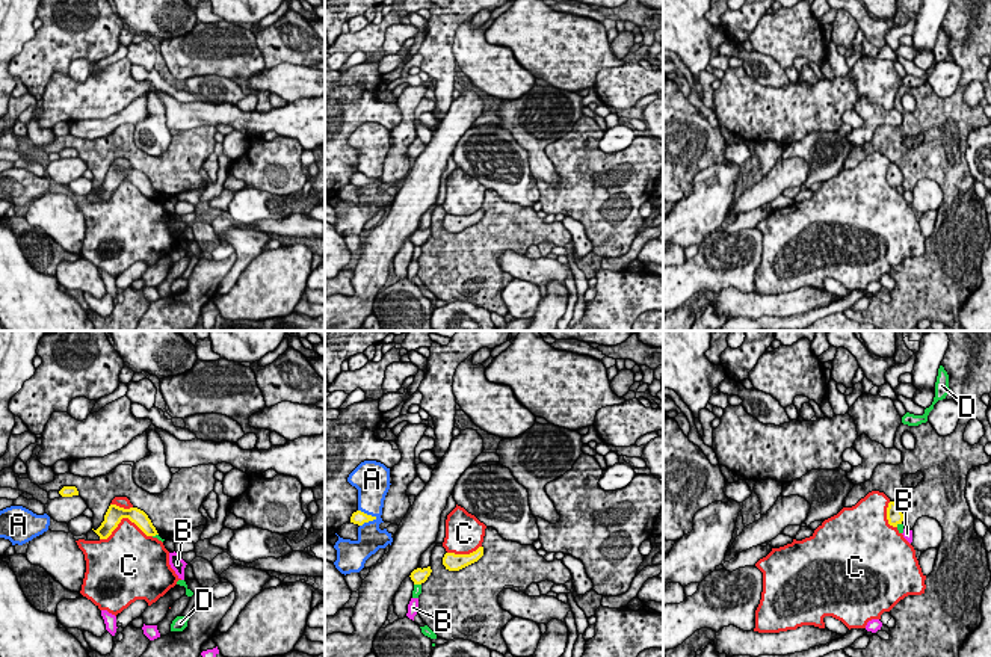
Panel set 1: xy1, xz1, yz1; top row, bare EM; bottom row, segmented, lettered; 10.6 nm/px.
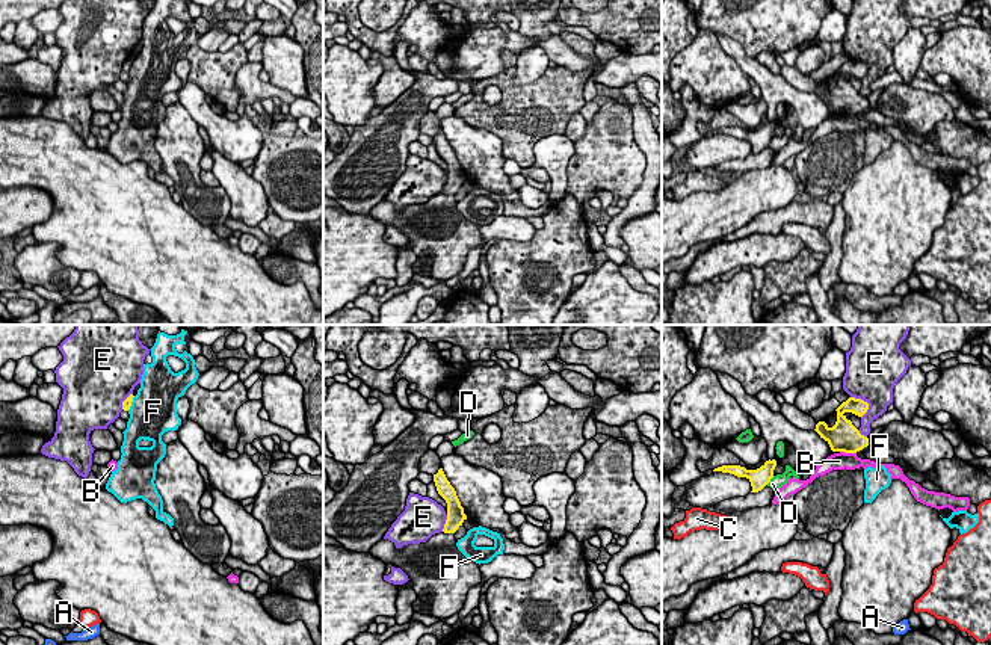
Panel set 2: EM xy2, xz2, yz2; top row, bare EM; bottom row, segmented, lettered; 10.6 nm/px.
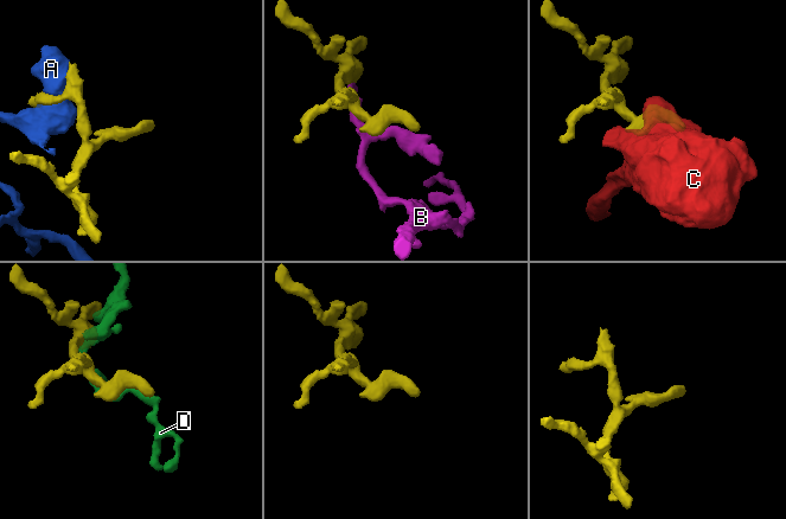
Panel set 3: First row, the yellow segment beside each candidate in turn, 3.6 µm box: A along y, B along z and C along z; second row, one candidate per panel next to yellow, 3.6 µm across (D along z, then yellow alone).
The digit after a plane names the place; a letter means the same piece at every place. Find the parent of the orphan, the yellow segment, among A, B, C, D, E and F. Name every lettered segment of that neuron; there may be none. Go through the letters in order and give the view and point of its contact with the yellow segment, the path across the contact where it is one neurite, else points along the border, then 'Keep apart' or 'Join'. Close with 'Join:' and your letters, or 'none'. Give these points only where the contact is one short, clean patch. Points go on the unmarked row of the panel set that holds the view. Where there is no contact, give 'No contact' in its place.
A: Touches yellow at xz1 (366, 175). Keep apart
B: Touches yellow at yz2 (848, 114). Keep apart
C: Touches yellow at xy1 (124, 178). Keep apart
D: Touches yellow at yz2 (769, 142). Keep apart
E: Touches yellow at yz2 (866, 64). Keep apart
F: Touches yellow at xy2 (130, 65). Boundary: xy2 (135, 58), (127, 71). Keep apart
Join: none

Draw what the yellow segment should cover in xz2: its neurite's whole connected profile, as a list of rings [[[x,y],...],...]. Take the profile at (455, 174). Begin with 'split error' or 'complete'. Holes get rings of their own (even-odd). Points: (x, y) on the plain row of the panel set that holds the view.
split error; [[[443,130],[434,136],[438,156],[447,165],[447,181],[440,195],[426,204],[408,205],[397,210],[394,204],[381,201],[369,214],[385,227],[399,228],[414,245],[417,258],[429,264],[429,276],[440,282],[426,289],[409,282],[405,293],[394,295],[379,310],[379,320],[372,325],[408,325],[423,296],[434,296],[444,302],[444,281],[459,275],[473,248],[482,245],[480,227],[465,219],[456,208],[455,193],[467,181],[455,150]]]

